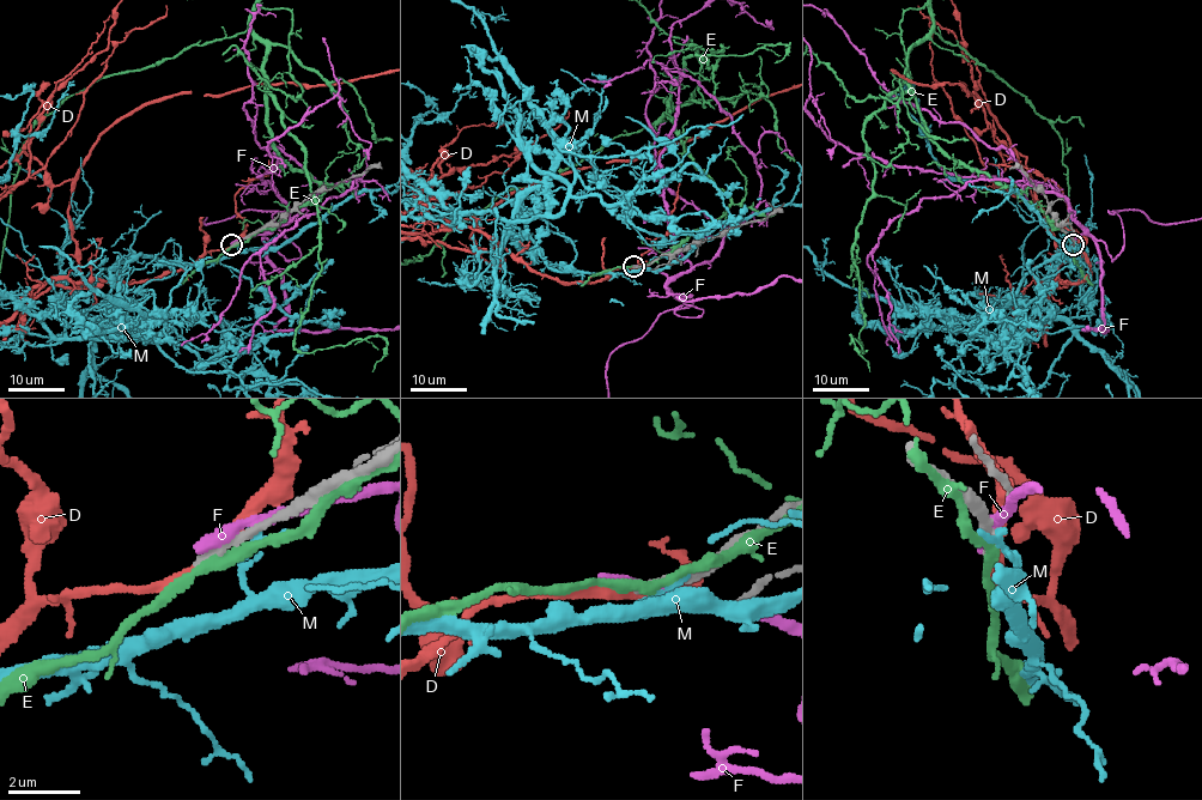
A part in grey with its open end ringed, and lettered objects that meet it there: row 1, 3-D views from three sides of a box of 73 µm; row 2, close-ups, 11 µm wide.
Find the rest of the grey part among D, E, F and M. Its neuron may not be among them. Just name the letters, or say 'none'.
none

